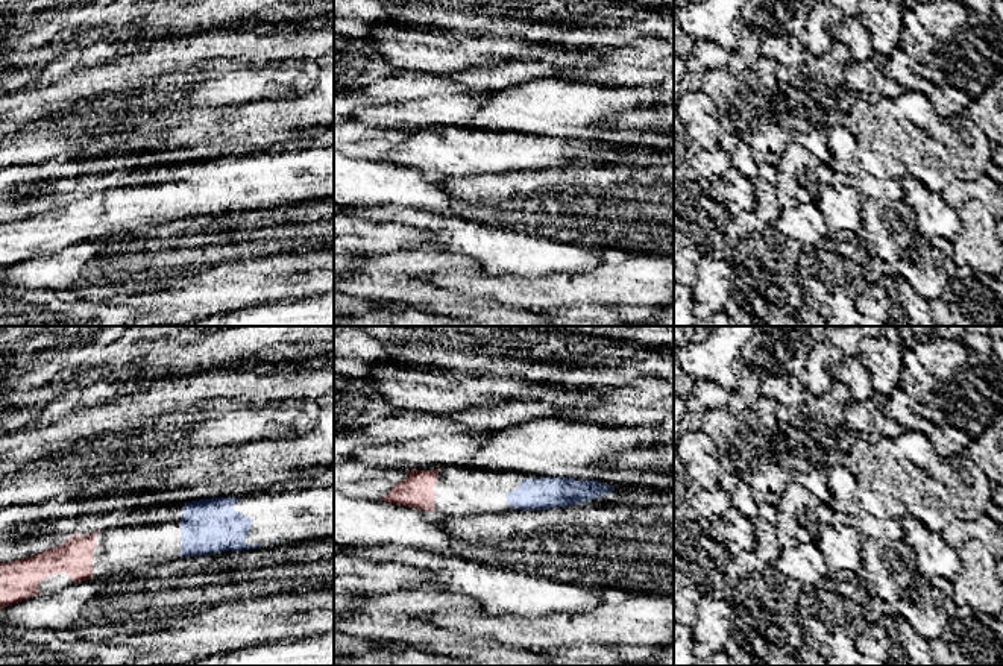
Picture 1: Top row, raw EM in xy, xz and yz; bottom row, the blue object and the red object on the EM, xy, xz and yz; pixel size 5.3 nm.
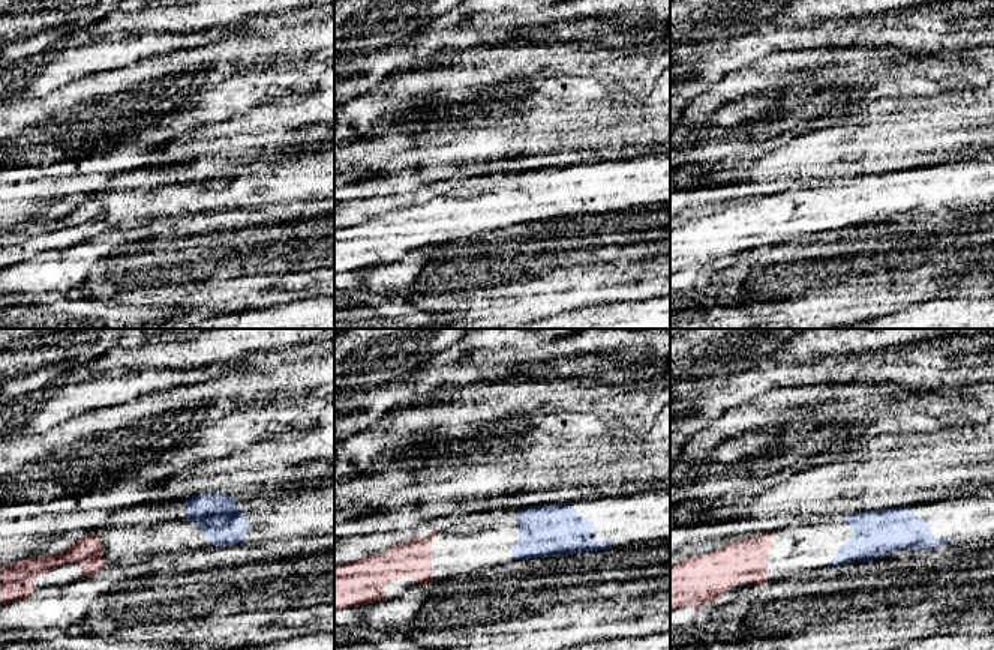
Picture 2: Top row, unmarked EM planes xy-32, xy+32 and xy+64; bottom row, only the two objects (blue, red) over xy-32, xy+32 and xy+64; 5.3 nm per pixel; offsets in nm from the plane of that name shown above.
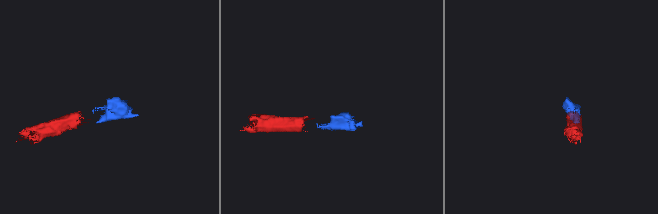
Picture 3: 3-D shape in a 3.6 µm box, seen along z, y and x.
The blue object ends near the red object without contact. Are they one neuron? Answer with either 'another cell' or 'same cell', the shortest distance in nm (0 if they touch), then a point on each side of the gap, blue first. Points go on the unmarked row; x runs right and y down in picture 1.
same cell; 380 nm apart; from blue across xz (506, 155), (437, 137)

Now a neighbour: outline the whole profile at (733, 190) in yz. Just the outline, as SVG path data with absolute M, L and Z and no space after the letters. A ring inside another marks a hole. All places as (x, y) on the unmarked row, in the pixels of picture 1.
M734 165L712 181L710 196L719 202L730 215L754 211L754 187L751 181Z

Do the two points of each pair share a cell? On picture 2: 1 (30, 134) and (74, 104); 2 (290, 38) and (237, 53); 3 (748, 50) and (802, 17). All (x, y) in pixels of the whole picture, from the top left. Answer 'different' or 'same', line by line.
1: same
2: same
3: different

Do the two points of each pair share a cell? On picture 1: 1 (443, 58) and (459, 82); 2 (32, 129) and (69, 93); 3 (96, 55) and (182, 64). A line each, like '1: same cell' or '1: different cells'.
1: different cells
2: same cell
3: different cells

